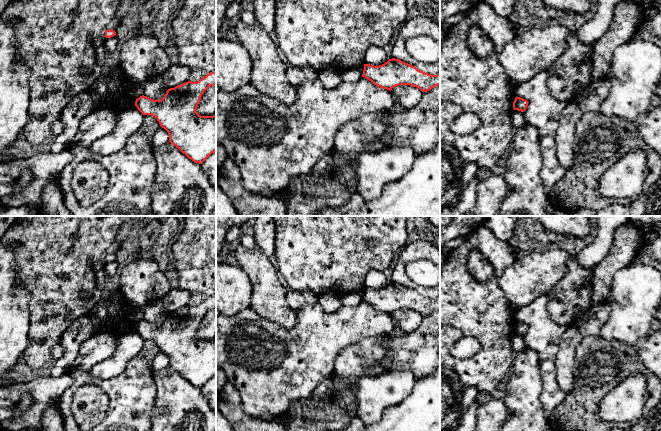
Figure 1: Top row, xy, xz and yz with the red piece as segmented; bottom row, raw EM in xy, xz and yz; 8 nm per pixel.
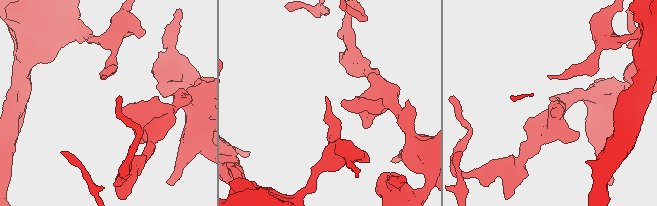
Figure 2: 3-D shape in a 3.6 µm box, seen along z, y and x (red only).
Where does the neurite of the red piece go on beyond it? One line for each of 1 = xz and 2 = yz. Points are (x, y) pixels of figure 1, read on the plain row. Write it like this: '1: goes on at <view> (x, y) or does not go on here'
1: does not go on here
2: does not go on here

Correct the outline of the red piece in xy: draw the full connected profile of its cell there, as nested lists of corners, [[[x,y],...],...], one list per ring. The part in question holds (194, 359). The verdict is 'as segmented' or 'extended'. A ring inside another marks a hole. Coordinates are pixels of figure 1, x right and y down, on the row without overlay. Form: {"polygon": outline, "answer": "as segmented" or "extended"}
{"polygon": [[[211,296],[197,306],[188,305],[167,314],[161,324],[153,324],[140,320],[135,330],[143,339],[151,339],[157,343],[160,350],[169,358],[169,366],[176,370],[193,386],[202,388],[216,375],[216,338],[201,340],[196,336],[204,316],[216,309],[216,296]]], "answer": "as segmented"}

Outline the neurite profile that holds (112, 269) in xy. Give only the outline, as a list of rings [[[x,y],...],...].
[[[117,261],[108,262],[105,265],[105,271],[106,271],[107,276],[110,279],[110,286],[116,287],[118,289],[118,286],[116,284],[116,279],[120,271],[119,263]]]

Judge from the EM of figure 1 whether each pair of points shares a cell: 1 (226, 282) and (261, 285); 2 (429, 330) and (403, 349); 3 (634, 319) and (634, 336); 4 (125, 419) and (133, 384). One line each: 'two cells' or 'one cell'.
1: two cells
2: one cell
3: one cell
4: one cell

